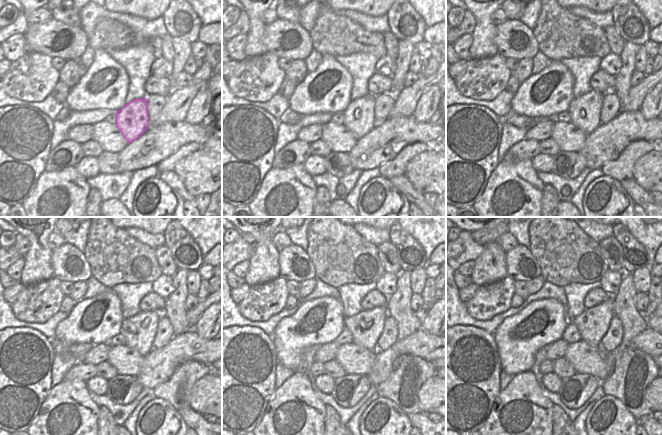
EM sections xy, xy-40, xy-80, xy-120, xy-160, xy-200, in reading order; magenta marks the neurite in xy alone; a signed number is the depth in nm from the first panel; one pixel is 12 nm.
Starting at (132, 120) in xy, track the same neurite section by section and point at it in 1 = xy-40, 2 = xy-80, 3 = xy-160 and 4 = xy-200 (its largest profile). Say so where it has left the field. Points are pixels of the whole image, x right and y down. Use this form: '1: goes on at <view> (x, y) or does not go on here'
1: goes on at xy-40 (359, 117)
2: goes on at xy-80 (585, 110)
3: goes on at xy-160 (366, 327)
4: goes on at xy-200 (593, 323)

